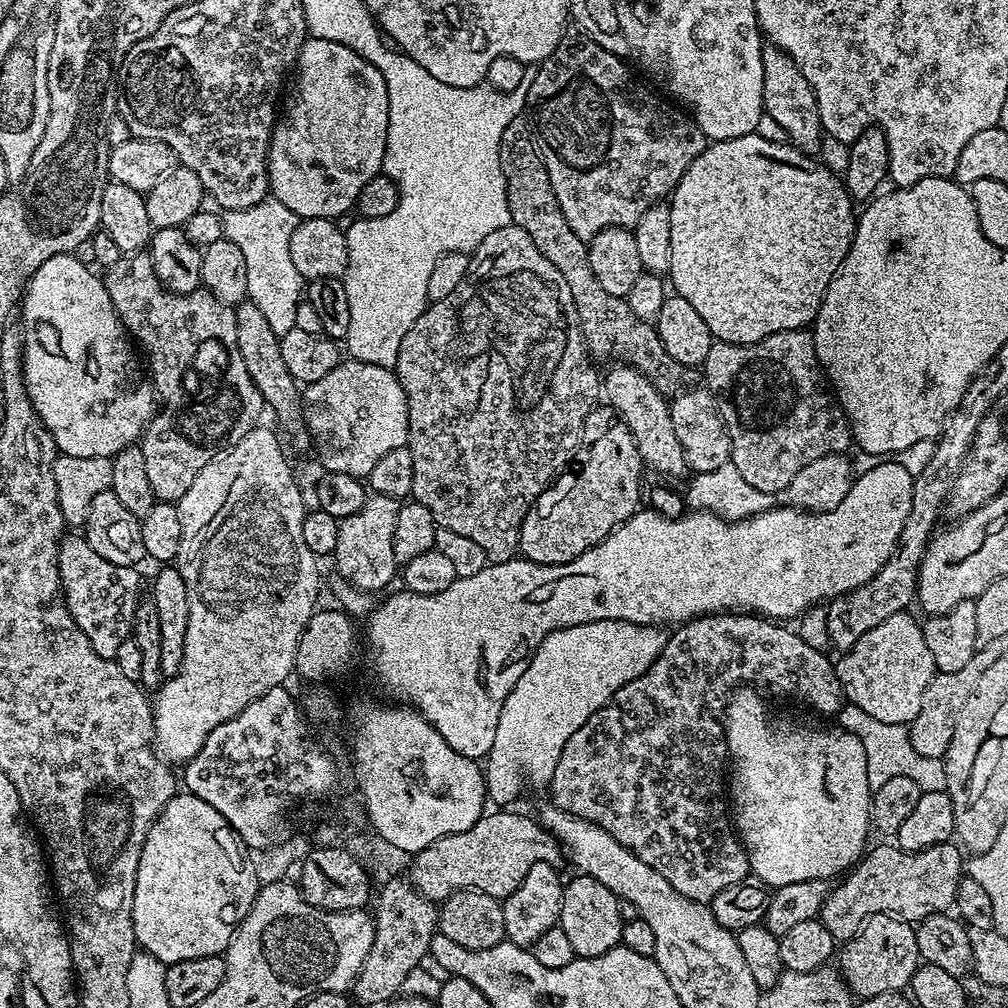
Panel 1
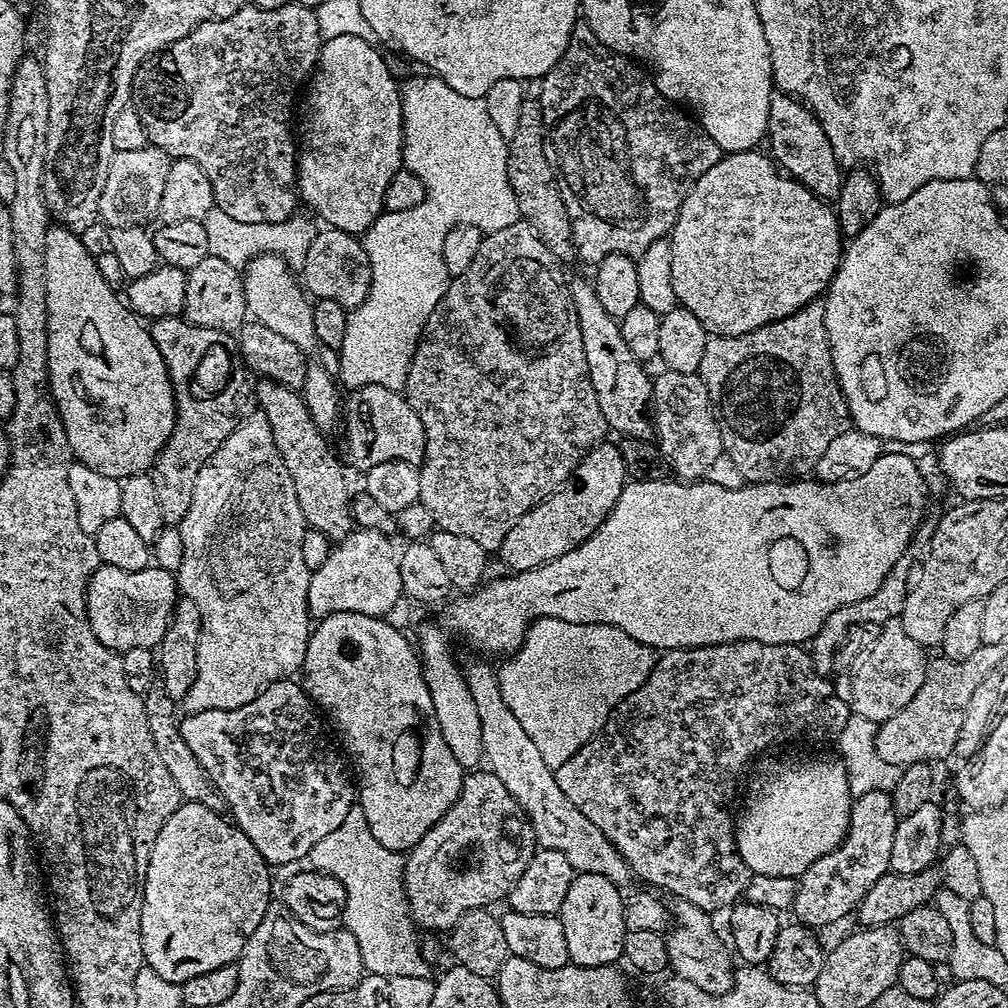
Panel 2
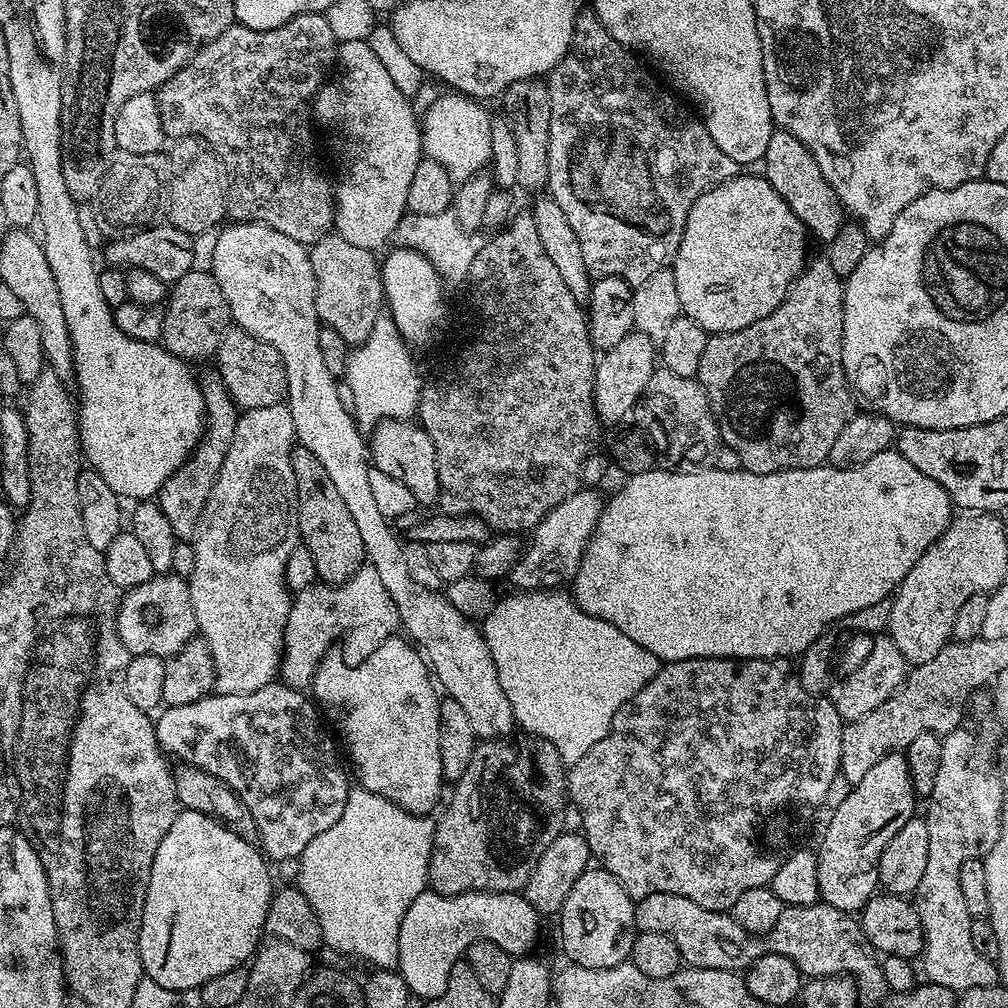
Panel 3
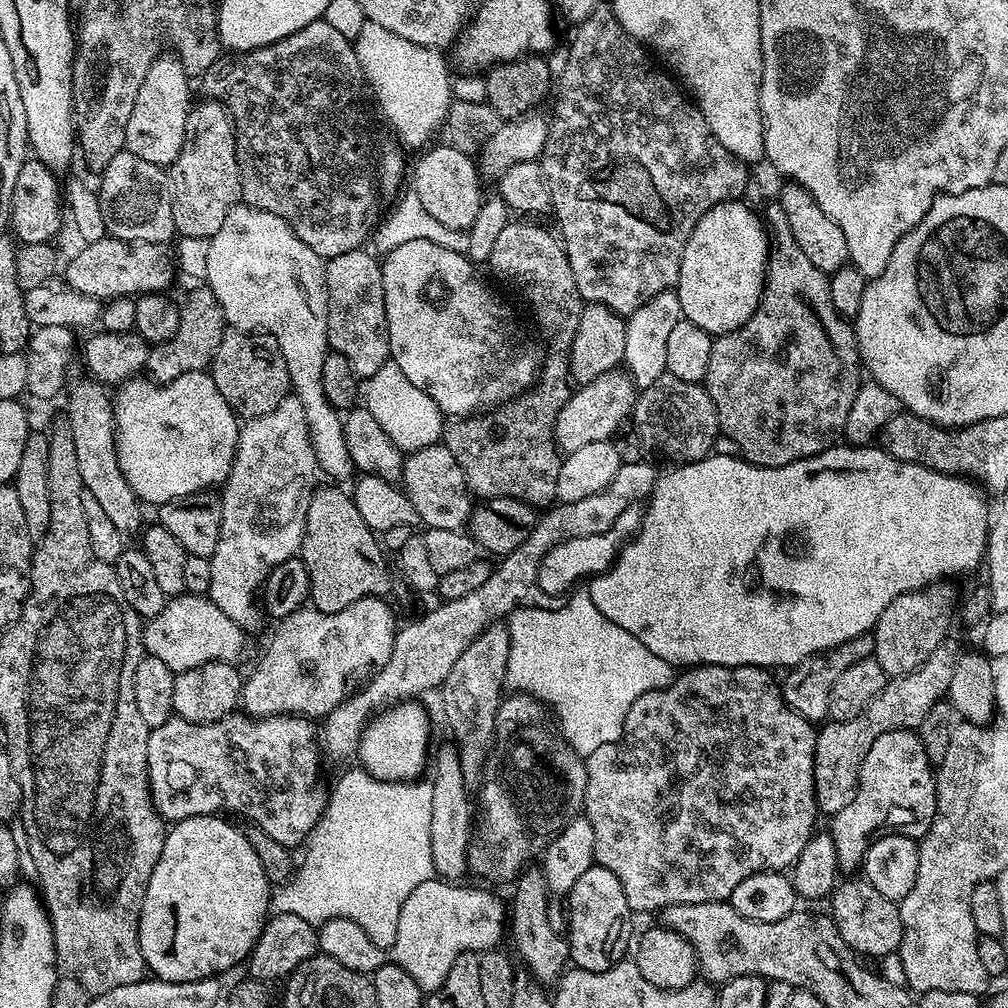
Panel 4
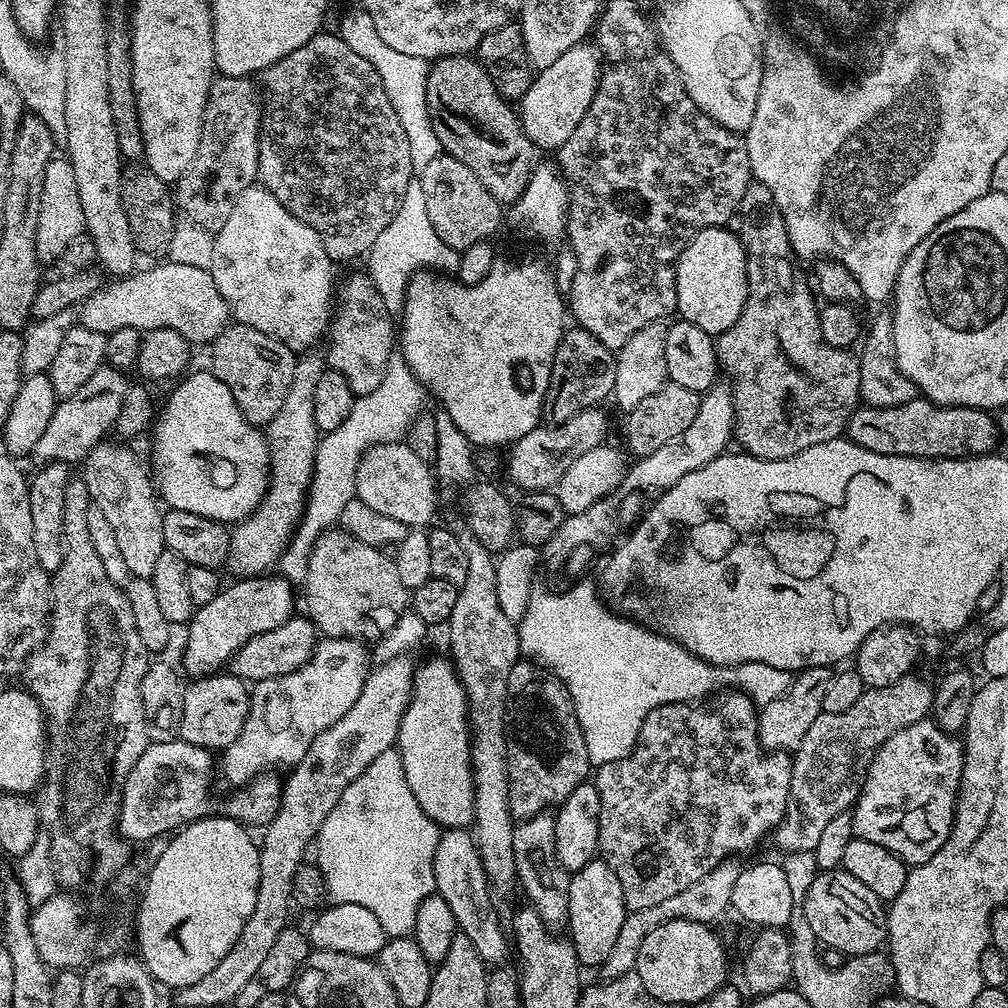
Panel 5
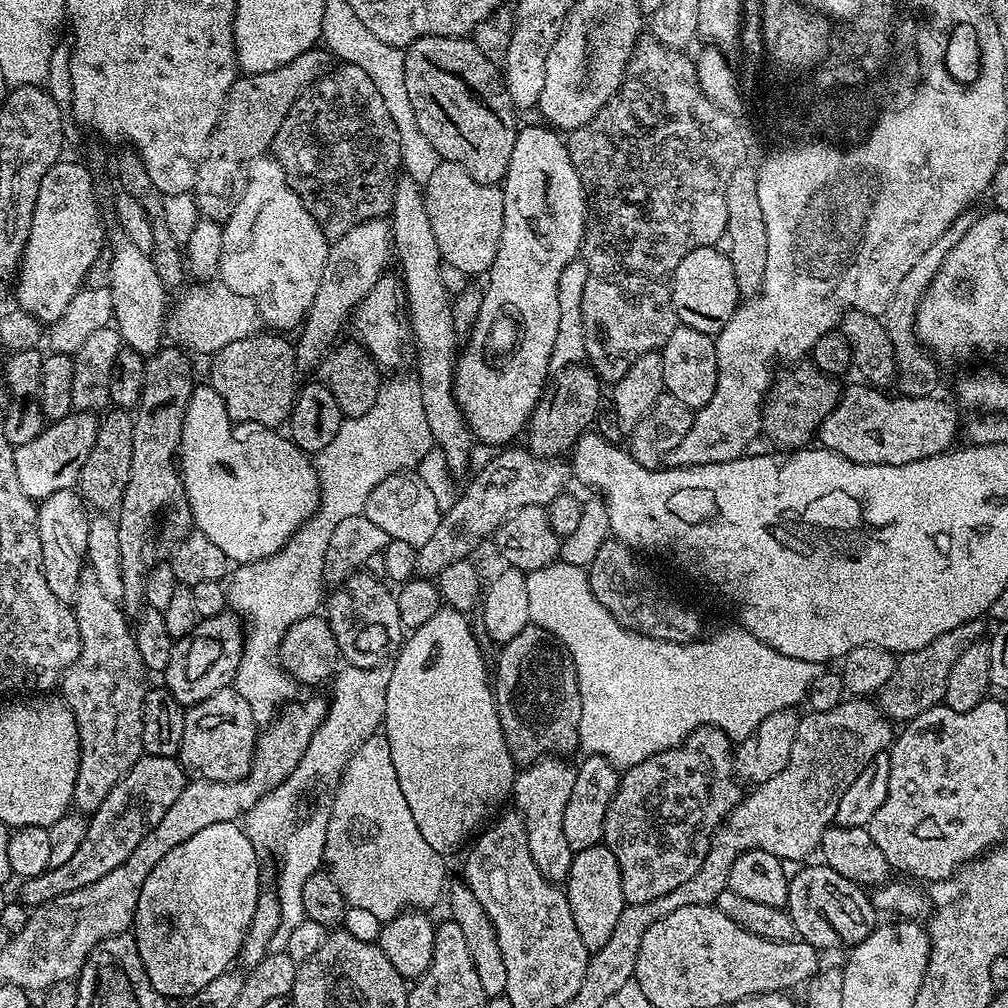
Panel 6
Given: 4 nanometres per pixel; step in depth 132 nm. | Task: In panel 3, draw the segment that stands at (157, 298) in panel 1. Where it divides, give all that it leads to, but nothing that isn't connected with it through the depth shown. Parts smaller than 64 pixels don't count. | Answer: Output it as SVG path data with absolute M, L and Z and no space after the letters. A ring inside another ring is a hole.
M219 375L203 377L200 380L200 389L204 395L204 434L200 437L200 443L196 451L189 456L188 461L181 466L166 482L160 487L158 503L162 514L174 526L174 534L177 541L188 542L195 537L196 528L200 525L202 510L212 493L214 482L222 470L222 462L232 445L238 409L230 398L226 386L221 382Z

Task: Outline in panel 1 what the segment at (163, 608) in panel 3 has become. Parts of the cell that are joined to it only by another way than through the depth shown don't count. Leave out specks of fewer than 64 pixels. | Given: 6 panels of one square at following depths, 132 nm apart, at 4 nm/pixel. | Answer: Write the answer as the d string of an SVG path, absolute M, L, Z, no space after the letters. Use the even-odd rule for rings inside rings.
M65 535L60 541L58 554L60 567L60 590L64 605L70 610L74 622L90 638L90 646L102 658L115 660L118 646L133 635L134 625L138 619L136 603L140 600L140 576L136 568L114 566L106 562L94 550L90 550L83 535Z

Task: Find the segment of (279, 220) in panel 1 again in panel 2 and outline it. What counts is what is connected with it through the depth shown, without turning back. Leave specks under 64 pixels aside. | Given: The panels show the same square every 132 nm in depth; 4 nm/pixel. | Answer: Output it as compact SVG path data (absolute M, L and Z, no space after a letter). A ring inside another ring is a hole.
M212 207L205 214L203 224L206 230L207 241L209 242L208 255L222 258L239 269L243 269L257 255L258 249L261 253L281 256L285 262L294 270L303 269L306 262L306 250L310 250L310 242L314 242L318 231L306 217L301 214L294 214L289 220L282 222L262 222L261 224L251 224L250 222L237 222L235 218L230 218L221 208Z

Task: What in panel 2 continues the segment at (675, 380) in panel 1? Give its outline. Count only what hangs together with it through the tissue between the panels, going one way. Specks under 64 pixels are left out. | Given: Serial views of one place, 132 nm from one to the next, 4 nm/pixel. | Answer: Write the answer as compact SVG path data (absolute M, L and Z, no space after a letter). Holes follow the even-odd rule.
M525 98L522 102L522 114L518 114L518 130L514 138L508 141L508 177L514 190L514 198L518 202L520 219L525 220L542 238L542 242L556 255L557 260L567 262L577 259L576 247L572 245L572 227L570 214L566 210L566 202L562 202L562 190L558 190L558 182L554 170L544 153L544 116L540 113L540 101L536 98Z

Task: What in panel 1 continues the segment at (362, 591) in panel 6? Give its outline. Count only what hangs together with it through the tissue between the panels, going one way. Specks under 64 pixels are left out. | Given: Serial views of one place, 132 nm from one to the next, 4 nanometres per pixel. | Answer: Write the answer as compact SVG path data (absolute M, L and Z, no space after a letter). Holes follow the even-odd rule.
M245 298L234 308L234 334L238 338L238 354L242 354L242 362L246 362L246 370L254 386L258 386L258 394L262 394L267 411L272 411L277 422L284 427L286 440L288 435L288 440L294 447L307 449L310 441L300 410L302 392L290 370L286 370L286 362L282 362L280 337L274 334L274 330L270 330L266 312L258 310L255 302Z

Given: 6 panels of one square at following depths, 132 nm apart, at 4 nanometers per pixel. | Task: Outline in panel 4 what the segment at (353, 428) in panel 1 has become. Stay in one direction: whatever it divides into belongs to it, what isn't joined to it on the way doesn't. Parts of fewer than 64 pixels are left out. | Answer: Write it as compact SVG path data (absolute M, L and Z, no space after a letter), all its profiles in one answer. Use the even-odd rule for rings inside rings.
M444 443L431 444L417 452L407 453L402 469L403 480L402 491L410 498L414 510L418 510L418 518L424 528L461 530L469 523L474 497L468 490L462 468Z

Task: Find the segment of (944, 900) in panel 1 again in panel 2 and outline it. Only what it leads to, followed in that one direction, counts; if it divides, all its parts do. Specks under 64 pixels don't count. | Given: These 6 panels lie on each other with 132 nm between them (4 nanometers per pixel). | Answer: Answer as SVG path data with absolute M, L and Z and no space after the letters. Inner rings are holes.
M953 844L953 848L949 852L947 849L939 861L940 876L936 870L918 874L898 874L889 871L887 876L878 878L878 882L874 882L874 886L870 886L870 890L862 898L859 908L854 913L855 919L860 919L859 923L864 926L895 925L906 914L910 914L910 910L925 907L935 897L941 885L958 894L958 898L963 900L971 902L979 898L982 894L982 878L978 878L978 866L964 844Z

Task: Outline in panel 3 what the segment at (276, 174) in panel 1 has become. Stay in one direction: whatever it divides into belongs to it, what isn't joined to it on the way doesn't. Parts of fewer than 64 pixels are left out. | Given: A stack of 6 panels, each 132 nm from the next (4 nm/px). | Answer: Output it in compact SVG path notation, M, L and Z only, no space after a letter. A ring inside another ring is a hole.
M346 40L336 49L336 64L340 73L321 84L312 102L312 110L317 121L328 128L340 132L344 139L344 165L340 168L340 181L334 184L336 197L335 231L353 246L375 253L389 239L396 235L396 228L408 212L406 193L418 162L422 159L422 124L418 112L412 109L413 101L405 96L394 81L386 66L382 66L378 54L368 45L367 40Z

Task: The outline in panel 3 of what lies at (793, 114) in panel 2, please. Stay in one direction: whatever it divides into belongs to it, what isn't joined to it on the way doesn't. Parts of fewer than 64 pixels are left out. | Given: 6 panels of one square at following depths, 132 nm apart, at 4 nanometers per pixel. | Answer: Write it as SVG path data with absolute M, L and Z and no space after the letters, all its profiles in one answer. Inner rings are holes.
M783 130L773 131L769 144L766 146L766 154L762 161L762 175L770 182L781 198L798 214L808 230L809 237L816 236L821 242L833 240L838 235L838 230L846 222L846 213L838 194L834 194L834 186L822 178L822 170L818 170L818 162L814 162L814 154L794 138L794 134Z

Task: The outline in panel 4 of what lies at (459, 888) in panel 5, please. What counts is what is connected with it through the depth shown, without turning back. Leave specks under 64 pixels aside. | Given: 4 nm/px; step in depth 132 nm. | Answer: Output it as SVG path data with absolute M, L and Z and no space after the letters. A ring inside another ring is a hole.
M447 742L440 749L435 749L434 759L430 764L430 783L434 790L434 799L430 805L430 858L432 859L432 871L441 880L449 882L463 881L463 876L468 872L470 865L470 824L472 812L474 816L474 804L468 801L470 786L462 778L462 762L458 758L458 750L455 743Z

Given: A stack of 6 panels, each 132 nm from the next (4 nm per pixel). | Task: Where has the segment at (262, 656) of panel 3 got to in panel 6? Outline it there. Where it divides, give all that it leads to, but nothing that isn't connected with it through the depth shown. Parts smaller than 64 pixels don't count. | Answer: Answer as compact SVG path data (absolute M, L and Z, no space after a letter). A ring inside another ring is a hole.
M384 218L362 222L354 226L354 230L346 230L346 234L329 243L318 294L314 294L314 302L302 321L300 337L294 340L297 369L319 369L324 357L337 343L336 335L343 326L345 328L352 312L370 294L370 290L374 290L381 276L385 275L387 268L384 267L393 252L392 225Z

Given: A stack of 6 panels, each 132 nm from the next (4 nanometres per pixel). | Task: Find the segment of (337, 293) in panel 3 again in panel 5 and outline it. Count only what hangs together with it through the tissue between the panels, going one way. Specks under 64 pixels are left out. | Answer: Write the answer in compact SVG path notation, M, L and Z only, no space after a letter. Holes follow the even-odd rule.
M368 275L352 276L341 288L339 285L338 299L335 301L334 311L330 316L330 327L326 332L326 340L328 338L326 364L331 371L346 378L353 397L370 394L370 390L375 390L378 382L382 382L382 374L386 374L386 362L390 362L394 351L394 324L393 321L391 324L390 320L392 320L391 313L386 310L382 296L378 294L374 282Z

